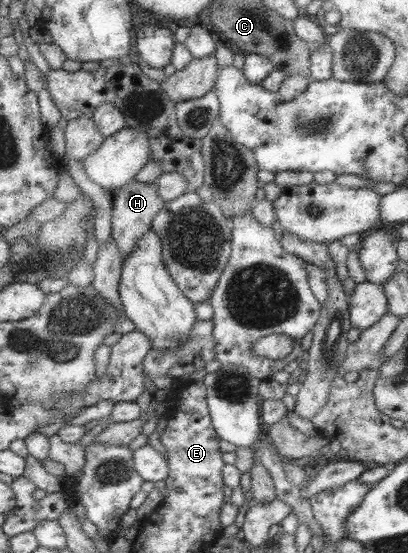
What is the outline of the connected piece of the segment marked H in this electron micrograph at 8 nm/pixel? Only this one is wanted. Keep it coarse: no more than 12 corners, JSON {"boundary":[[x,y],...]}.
{"boundary":[[151,183],[113,194],[111,238],[124,260],[164,206]]}

